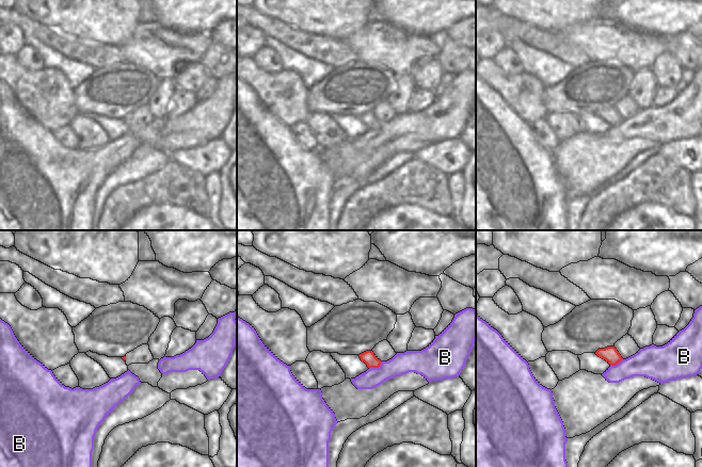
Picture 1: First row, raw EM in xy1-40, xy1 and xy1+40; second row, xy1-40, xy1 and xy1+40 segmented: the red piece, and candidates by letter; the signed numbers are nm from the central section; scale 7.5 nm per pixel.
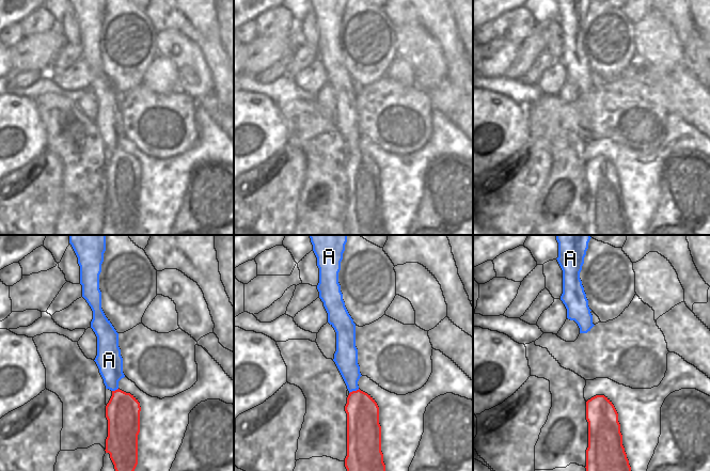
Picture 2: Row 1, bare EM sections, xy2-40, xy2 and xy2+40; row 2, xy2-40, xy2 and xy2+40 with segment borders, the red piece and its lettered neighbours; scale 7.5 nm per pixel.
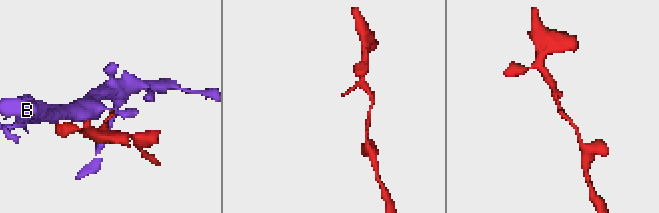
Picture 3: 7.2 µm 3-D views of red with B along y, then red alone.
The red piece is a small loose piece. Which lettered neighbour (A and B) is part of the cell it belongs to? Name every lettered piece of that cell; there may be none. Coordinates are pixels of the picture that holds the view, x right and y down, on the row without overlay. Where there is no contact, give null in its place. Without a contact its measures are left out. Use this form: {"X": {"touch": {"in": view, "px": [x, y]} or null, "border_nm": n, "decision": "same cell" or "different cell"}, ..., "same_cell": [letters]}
{"A": {"touch": {"in": "xy2", "px": [353, 152]}, "border_nm": 90, "decision": "same cell"}, "B": {"touch": {"in": "xy1", "px": [376, 128]}, "border_nm": 120, "decision": "different cell"}, "same_cell": ["A"]}

